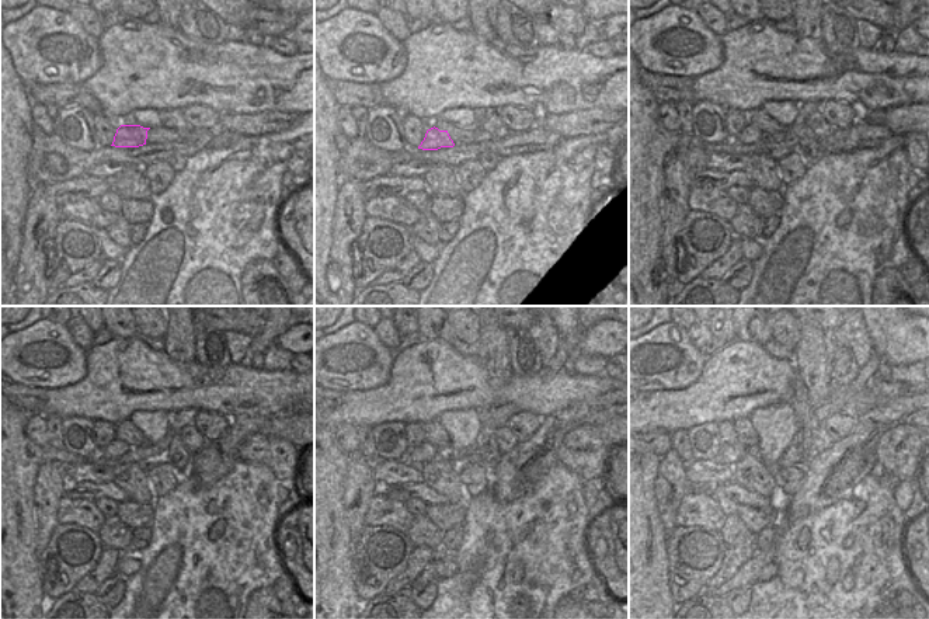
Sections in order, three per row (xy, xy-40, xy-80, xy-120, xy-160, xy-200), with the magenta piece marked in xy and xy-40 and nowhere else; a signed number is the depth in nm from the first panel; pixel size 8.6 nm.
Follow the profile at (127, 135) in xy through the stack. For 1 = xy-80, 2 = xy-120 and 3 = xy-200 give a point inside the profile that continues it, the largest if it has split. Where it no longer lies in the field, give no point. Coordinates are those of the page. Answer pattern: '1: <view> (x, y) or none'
1: xy-80 (750, 135)
2: xy-120 (115, 449)
3: xy-200 (733, 454)

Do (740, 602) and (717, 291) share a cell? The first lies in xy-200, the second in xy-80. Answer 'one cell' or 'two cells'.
two cells

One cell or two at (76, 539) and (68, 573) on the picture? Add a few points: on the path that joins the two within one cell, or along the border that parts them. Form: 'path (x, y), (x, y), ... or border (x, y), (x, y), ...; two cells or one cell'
path (76, 548), (68, 557), (68, 564); one cell

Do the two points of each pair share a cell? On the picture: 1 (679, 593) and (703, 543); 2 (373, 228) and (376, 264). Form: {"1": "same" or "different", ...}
{"1": "same", "2": "same"}

